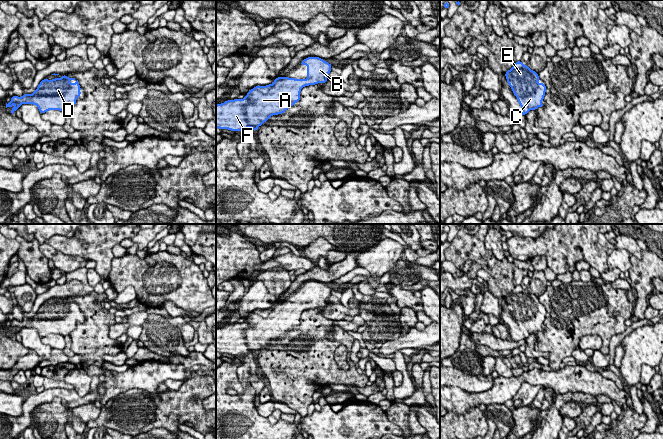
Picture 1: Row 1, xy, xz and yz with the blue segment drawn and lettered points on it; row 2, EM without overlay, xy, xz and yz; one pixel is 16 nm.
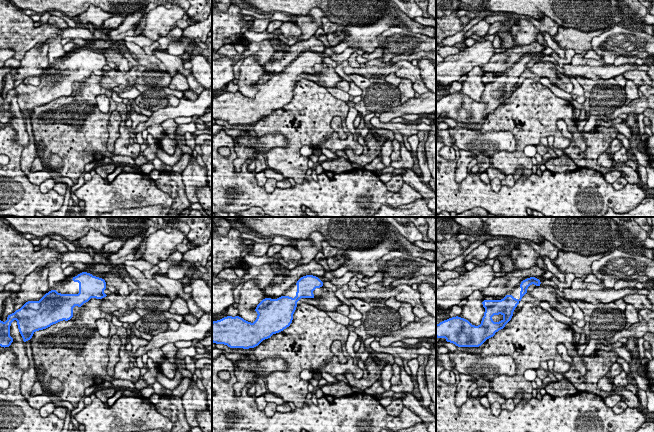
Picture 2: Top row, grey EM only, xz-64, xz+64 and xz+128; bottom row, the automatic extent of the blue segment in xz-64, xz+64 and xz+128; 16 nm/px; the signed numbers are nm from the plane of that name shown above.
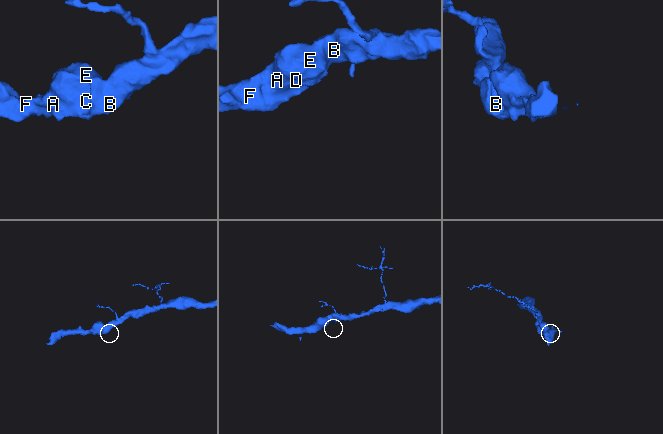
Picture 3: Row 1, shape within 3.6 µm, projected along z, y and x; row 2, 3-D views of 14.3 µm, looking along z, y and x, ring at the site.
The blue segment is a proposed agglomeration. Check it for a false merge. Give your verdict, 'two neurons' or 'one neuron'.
one neuron

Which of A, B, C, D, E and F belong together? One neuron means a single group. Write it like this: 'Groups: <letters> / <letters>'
Groups: A B C D E F

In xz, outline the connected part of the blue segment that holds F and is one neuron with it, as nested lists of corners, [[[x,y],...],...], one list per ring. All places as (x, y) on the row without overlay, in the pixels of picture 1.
[[[319,281],[305,282],[300,289],[307,290],[307,302],[295,303],[289,301],[277,301],[272,308],[266,310],[257,309],[250,313],[243,323],[227,324],[216,329],[216,352],[241,355],[248,352],[256,355],[259,350],[268,345],[273,339],[283,338],[289,331],[300,325],[301,313],[305,310],[325,307],[327,299],[331,296],[332,289]]]

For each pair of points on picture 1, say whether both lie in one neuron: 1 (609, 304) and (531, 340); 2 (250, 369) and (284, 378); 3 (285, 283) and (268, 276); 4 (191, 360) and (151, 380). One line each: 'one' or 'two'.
1: two
2: two
3: one
4: two

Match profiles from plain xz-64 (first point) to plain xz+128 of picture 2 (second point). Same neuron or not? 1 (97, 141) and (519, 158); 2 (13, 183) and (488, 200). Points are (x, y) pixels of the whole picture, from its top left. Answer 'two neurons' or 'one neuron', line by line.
1: one neuron
2: one neuron

